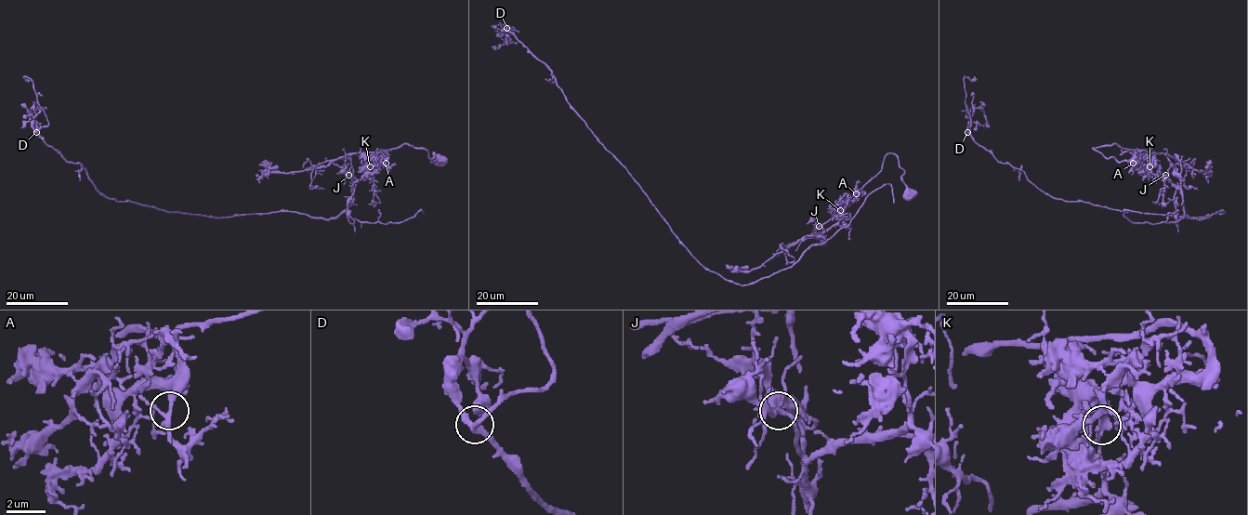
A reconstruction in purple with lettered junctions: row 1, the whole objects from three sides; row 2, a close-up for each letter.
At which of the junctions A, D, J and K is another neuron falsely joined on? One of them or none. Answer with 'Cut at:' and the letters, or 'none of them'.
Cut at: K

